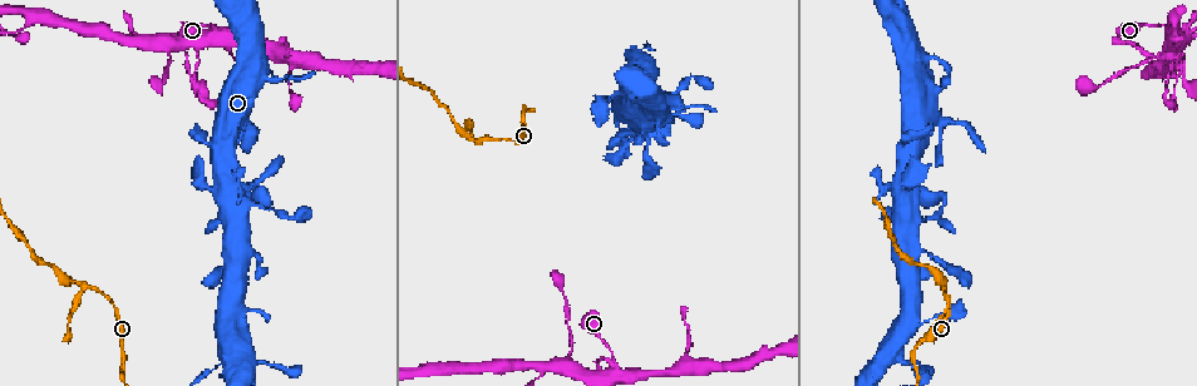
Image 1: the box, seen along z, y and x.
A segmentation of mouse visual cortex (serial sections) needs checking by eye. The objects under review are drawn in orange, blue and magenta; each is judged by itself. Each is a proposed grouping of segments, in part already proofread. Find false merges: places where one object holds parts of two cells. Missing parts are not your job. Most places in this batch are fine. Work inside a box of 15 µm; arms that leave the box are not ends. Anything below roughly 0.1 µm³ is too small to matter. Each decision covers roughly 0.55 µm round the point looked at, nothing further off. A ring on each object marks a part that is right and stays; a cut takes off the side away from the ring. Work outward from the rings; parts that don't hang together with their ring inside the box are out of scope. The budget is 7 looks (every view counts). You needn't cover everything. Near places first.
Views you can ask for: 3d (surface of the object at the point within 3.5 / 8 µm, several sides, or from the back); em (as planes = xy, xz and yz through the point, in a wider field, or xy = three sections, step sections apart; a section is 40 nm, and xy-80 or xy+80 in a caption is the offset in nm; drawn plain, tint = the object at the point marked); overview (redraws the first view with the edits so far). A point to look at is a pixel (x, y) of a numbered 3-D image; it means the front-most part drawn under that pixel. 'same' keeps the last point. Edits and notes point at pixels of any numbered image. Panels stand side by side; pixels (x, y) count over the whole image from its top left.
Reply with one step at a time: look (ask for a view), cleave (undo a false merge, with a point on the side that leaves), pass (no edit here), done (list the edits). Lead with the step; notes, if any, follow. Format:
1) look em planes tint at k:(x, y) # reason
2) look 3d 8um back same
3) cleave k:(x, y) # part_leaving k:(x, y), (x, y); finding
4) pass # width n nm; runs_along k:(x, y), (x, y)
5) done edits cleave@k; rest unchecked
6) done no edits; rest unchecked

look 3d 3.5um at 1:(78, 285) # sudden change in width

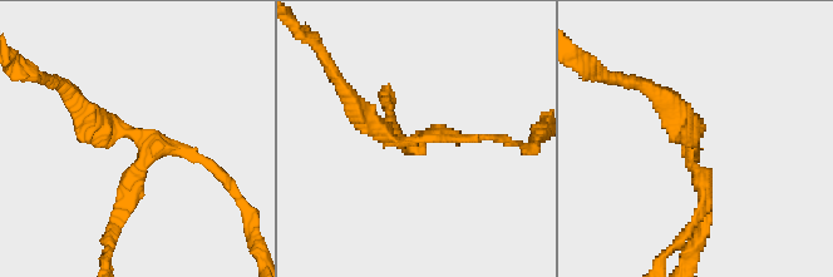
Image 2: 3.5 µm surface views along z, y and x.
look em xy step 2 tint at 2:(129, 136)

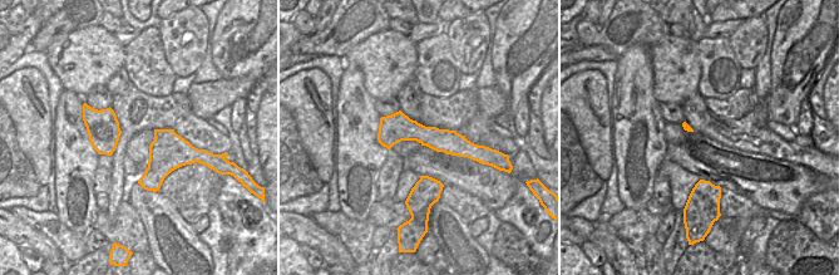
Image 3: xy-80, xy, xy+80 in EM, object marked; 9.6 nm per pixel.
pass # runs_along 3:(383, 121), (472, 151); continuous, no second cell

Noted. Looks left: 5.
look 3d 8um at 1:(946, 262) # calibre changes

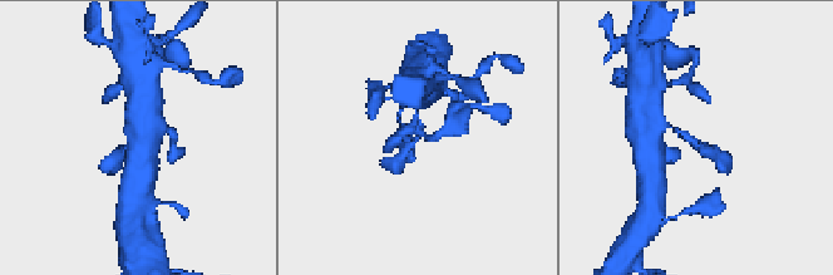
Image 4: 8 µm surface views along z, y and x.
look 3d 3.5um at 4:(694, 142) # zoom in

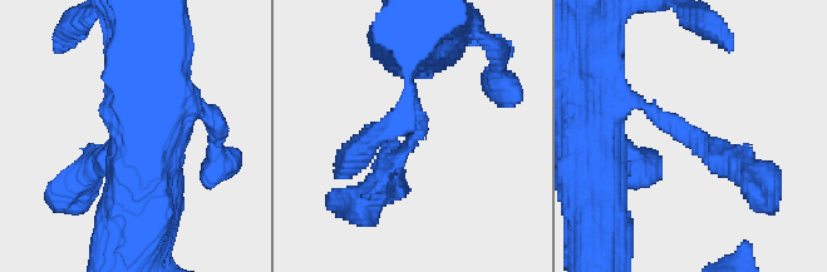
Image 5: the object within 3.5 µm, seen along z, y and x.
look em xy step 3 tint at 5:(697, 137) # need the tissue

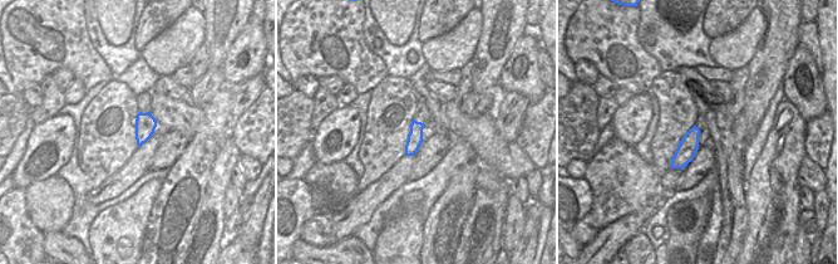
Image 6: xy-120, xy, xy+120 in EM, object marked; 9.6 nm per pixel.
pass # arm_widths 150, 300 nm; runs_along 5:(629, 104), (668, 119), (751, 177); continuous, no second cell

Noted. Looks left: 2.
look 3d 3.5um at 1:(1166, 52) # sudden change in width

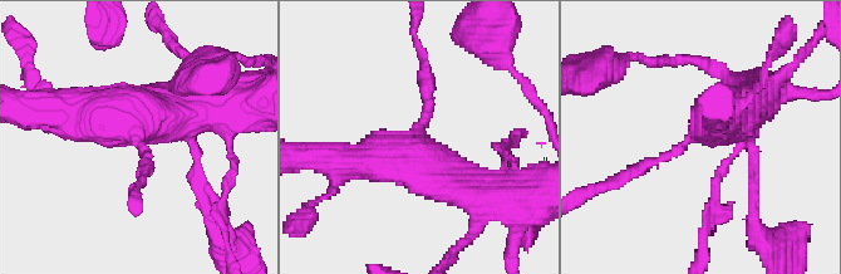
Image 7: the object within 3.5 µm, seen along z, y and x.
look em xy step 3 tint at 7:(415, 142)

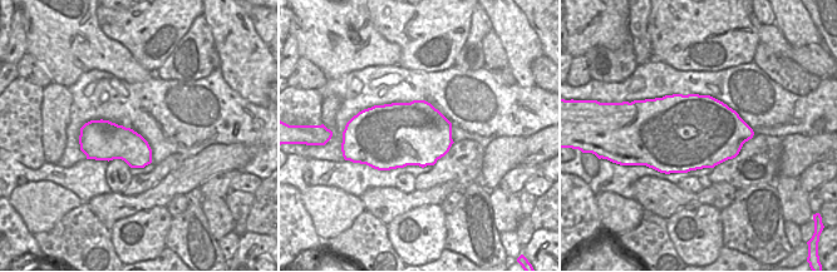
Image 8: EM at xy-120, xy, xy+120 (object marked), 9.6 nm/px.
pass # arms 3; runs_along 7:(485, 194), (408, 158), (319, 158); continuous, no second cell

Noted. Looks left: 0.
done no edits; rest unchecked

